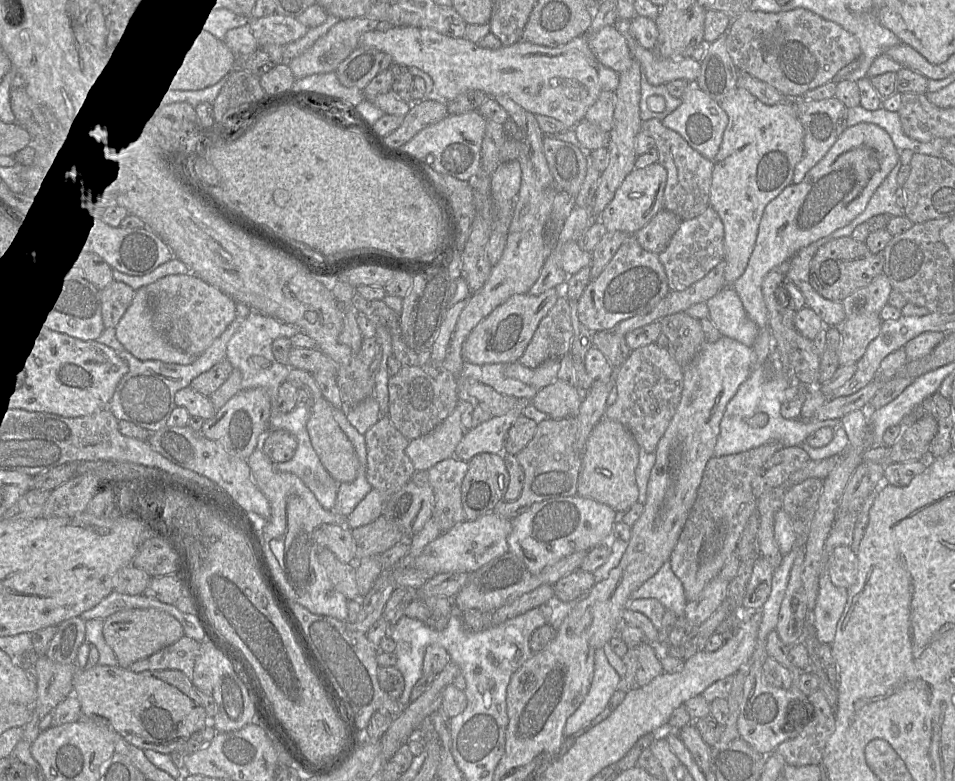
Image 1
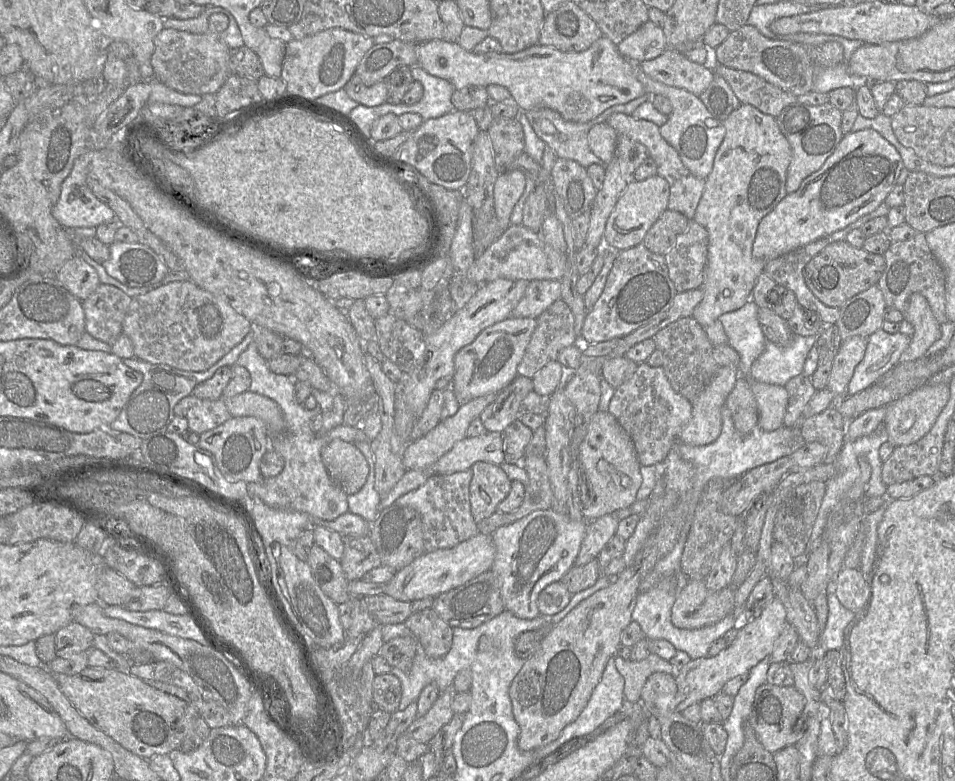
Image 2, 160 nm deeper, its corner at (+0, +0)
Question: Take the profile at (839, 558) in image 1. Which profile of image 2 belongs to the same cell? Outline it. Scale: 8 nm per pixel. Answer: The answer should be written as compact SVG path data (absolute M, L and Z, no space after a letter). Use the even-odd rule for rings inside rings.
M843 567L836 577L835 594L845 608L856 613L866 605L870 589L859 569Z

